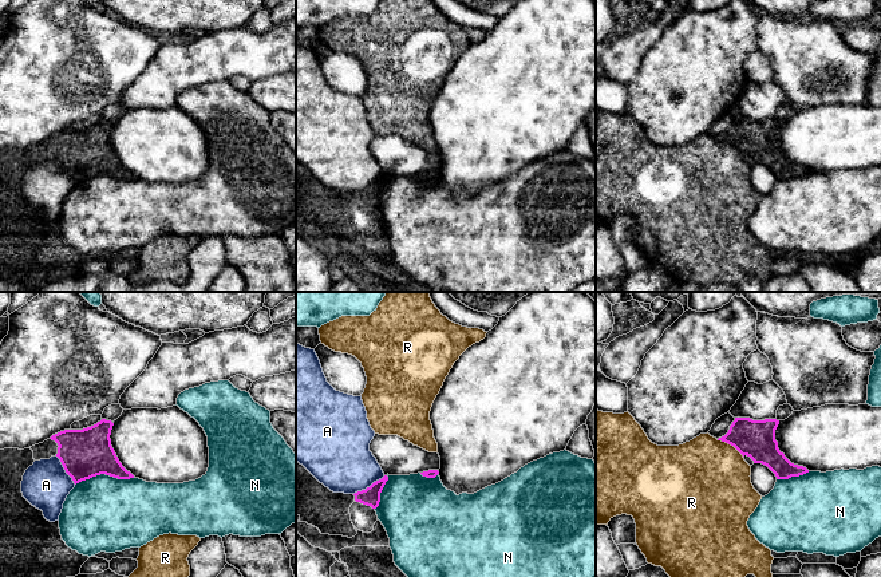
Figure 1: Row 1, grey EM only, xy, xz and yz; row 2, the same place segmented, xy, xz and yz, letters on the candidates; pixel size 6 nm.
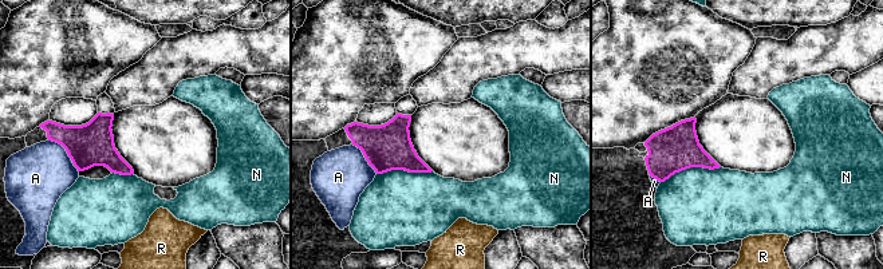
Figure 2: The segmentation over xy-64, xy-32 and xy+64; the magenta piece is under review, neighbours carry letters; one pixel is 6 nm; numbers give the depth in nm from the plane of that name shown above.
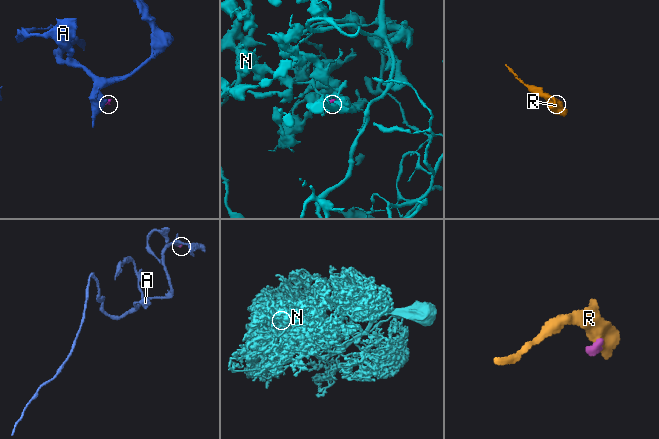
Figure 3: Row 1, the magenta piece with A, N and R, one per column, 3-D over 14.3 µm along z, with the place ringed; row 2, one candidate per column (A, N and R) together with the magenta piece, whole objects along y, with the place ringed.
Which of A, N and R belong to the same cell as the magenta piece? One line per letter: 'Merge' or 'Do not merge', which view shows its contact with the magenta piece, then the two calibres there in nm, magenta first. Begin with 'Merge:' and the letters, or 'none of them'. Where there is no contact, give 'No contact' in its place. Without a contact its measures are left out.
Merge: none of them
A: Do not merge. Touches magenta in xz. Thickness 110 nm (magenta) against 360 nm
N: Do not merge. Touches magenta in xy. Thickness 300 nm (magenta) against 460 nm
R: Do not merge. Touches magenta in yz. Thickness 220 nm (magenta) against 480 nm

